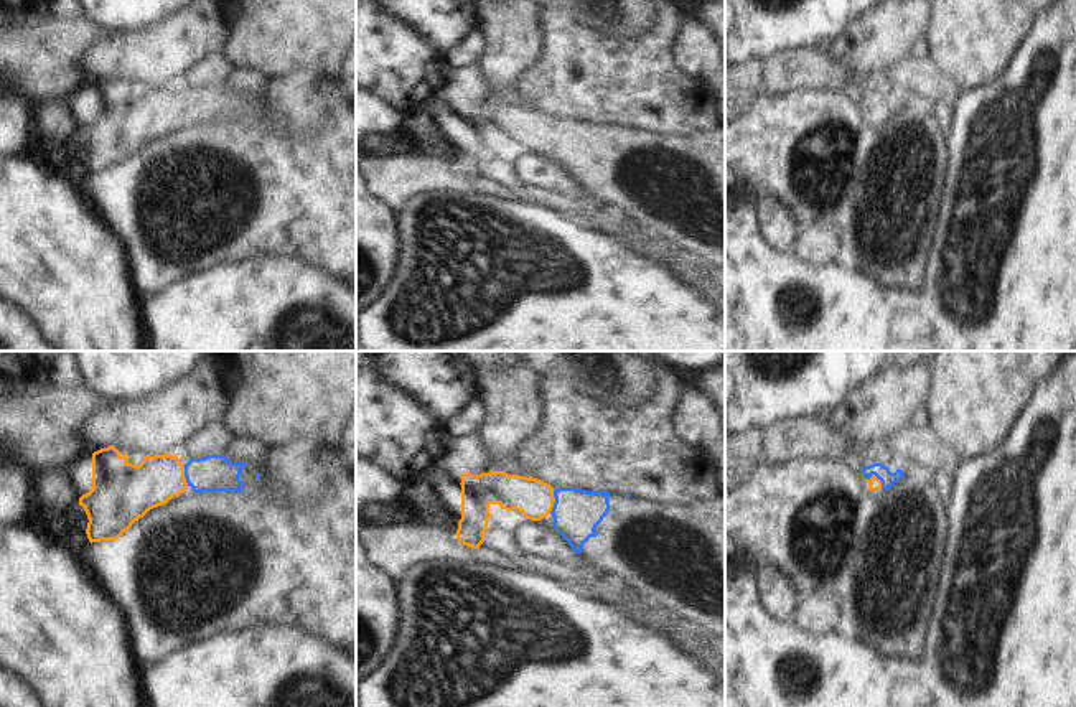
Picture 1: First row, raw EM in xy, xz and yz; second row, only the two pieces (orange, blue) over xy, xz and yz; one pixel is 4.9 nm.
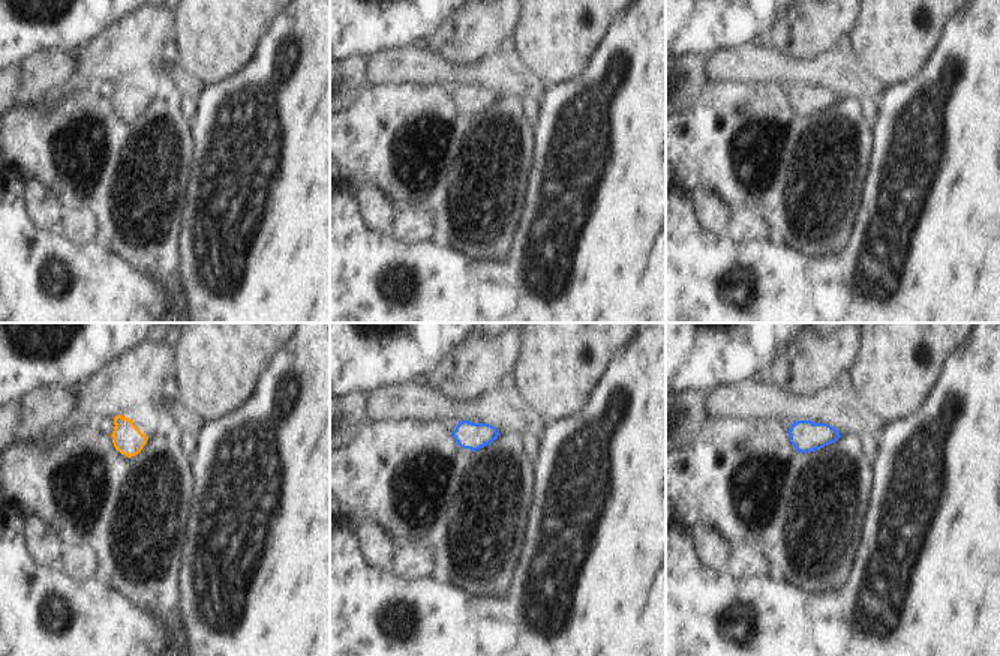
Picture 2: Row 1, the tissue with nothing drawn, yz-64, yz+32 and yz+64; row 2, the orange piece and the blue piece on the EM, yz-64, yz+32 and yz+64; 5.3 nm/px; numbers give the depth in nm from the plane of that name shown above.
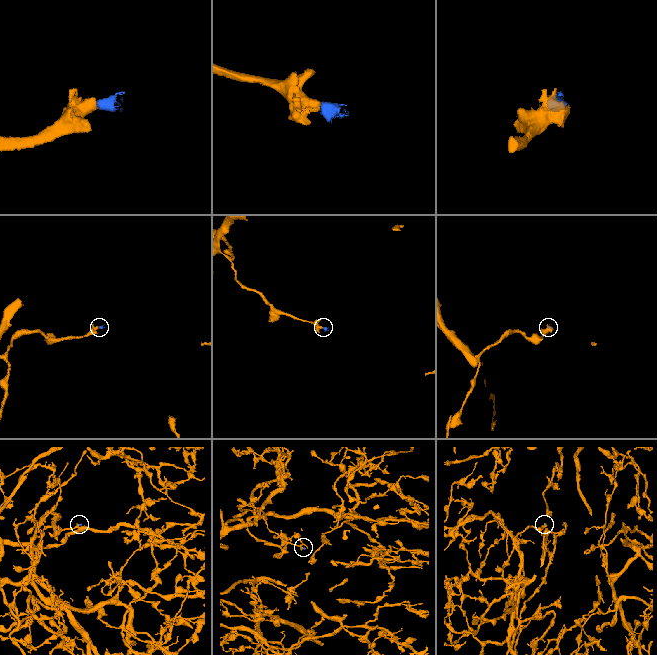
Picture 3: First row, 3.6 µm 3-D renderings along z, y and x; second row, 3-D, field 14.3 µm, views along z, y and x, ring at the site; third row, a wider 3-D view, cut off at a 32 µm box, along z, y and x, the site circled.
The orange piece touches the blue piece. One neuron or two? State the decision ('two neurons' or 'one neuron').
one neuron

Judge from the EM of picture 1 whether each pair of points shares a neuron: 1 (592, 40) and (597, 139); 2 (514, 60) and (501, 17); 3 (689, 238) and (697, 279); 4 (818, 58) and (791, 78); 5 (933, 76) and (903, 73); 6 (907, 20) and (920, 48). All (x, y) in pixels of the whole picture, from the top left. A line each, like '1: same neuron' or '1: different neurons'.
1: different neurons
2: same neuron
3: different neurons
4: same neuron
5: same neuron
6: different neurons

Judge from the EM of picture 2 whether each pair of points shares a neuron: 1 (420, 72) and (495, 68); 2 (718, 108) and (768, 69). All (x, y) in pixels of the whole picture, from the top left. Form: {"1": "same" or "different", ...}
{"1": "same", "2": "different"}

